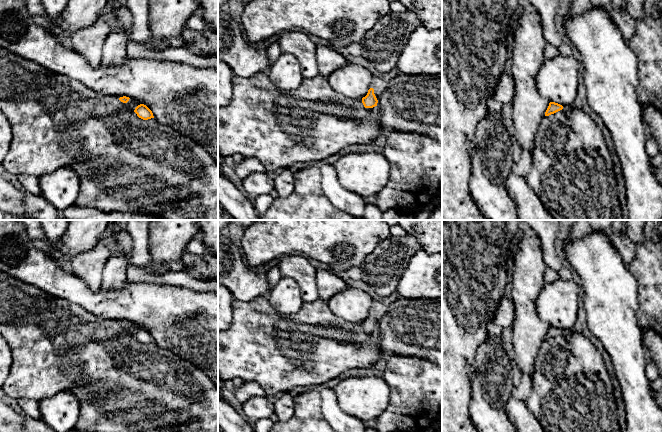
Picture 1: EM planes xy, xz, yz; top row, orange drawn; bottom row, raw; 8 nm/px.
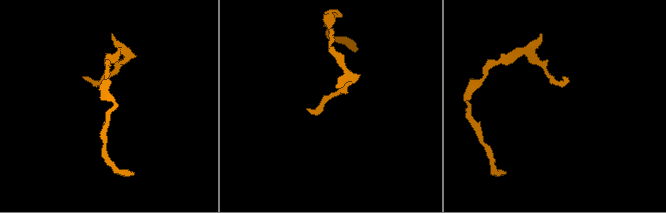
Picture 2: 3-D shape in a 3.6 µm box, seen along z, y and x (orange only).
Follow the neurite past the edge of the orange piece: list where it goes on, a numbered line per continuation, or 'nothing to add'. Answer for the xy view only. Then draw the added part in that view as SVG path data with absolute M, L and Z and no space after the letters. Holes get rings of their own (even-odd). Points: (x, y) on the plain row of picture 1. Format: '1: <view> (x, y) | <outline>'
nothing to add

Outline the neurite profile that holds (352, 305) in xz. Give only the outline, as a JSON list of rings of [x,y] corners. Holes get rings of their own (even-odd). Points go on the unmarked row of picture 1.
[[[348,286],[332,296],[326,305],[340,319],[349,323],[362,323],[367,319],[373,301],[366,292]]]

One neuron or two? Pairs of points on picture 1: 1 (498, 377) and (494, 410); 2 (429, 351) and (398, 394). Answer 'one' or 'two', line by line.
1: one
2: two

